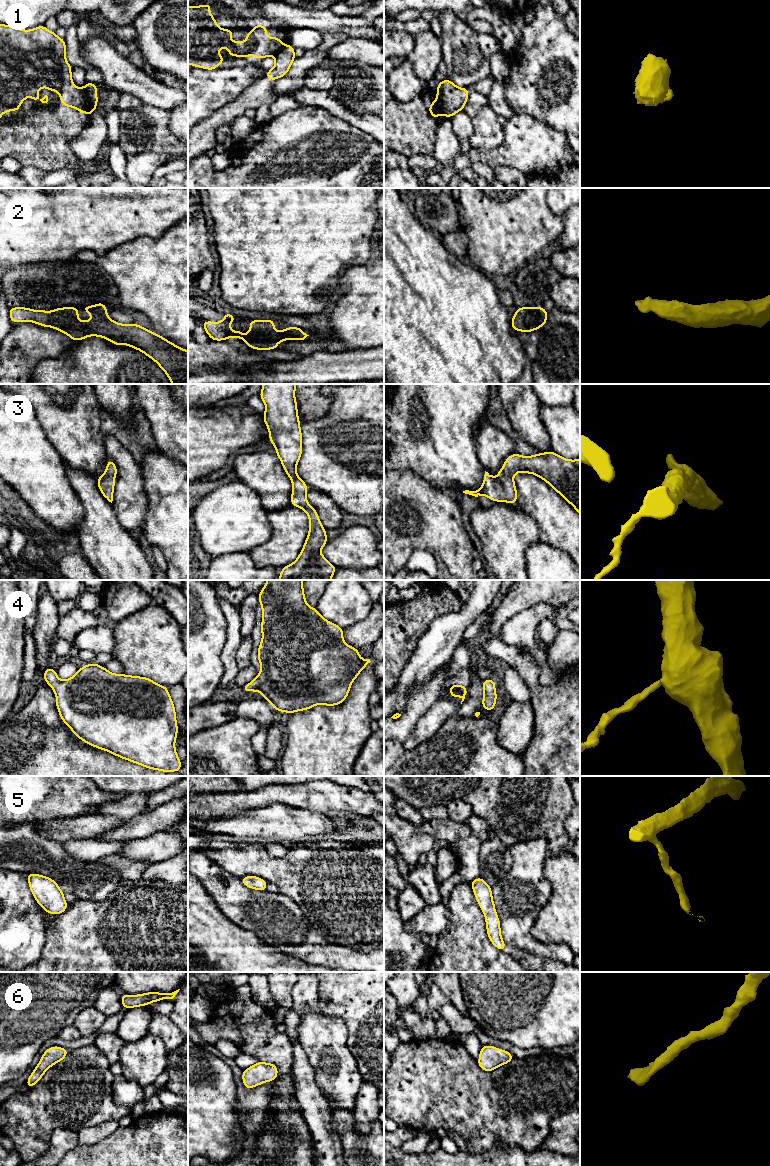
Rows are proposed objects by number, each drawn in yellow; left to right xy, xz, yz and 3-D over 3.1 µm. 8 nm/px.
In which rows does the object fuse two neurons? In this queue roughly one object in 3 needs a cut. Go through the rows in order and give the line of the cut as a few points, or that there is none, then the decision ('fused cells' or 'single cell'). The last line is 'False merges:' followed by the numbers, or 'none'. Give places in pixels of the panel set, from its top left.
1: cut xy (83, 88), (86, 94), (86, 107), (91, 112); fused cells
2: cut none; single cell
3: cut none; single cell
4: cut none; single cell
5: cut none; single cell
6: cut none; single cell
False merges: 1

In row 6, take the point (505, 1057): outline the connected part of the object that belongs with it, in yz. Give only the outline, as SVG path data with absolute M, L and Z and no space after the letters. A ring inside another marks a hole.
M491 1045L482 1046L478 1058L479 1067L491 1072L500 1065L505 1065L514 1059L513 1055L503 1049L498 1049Z

